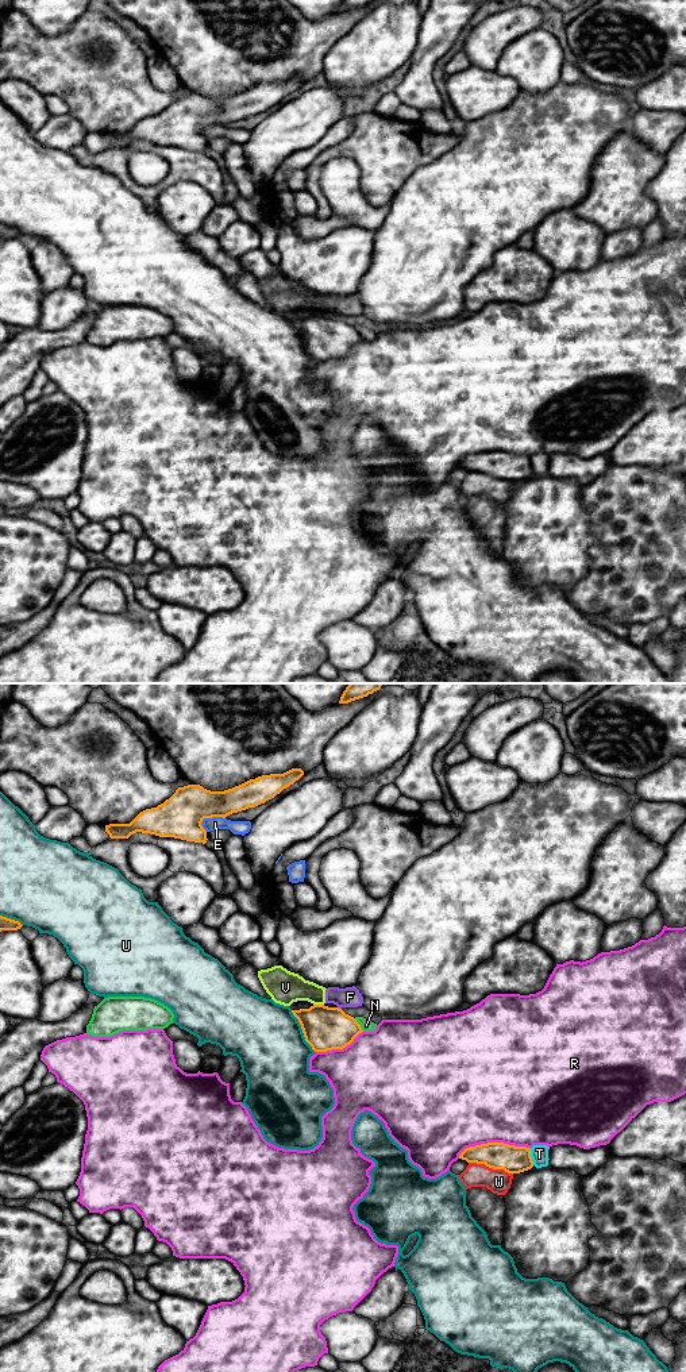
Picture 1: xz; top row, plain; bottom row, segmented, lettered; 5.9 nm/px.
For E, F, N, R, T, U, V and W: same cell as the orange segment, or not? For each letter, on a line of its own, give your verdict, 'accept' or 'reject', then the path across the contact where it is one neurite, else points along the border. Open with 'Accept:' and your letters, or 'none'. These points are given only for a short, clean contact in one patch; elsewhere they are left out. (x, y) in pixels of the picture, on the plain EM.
Accept: none
E: reject
F: reject | along xz (338, 315), (340, 318)
N: reject
R: reject
T: reject
U: reject
V: reject
W: reject | along xz (469, 470), (503, 477), (512, 482)

